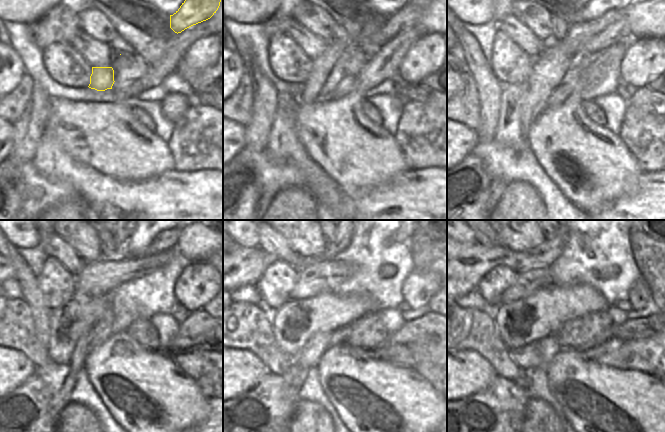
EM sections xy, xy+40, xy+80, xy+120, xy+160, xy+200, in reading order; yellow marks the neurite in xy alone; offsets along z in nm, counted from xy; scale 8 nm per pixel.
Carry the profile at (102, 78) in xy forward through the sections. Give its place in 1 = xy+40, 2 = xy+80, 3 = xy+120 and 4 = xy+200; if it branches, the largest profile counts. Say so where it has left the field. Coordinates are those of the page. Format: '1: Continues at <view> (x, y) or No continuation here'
1: Continues at xy+40 (326, 72)
2: Continues at xy+80 (550, 67)
3: Continues at xy+120 (97, 281)
4: Continues at xy+200 (526, 283).

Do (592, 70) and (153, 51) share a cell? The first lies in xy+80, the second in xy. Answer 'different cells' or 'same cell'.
different cells

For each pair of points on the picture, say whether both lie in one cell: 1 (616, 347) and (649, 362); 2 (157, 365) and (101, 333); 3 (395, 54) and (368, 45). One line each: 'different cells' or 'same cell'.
1: same cell
2: different cells
3: different cells

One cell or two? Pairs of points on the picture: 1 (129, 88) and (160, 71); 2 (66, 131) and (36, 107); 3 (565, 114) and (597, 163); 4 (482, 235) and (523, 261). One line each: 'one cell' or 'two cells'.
1: two cells
2: two cells
3: one cell
4: two cells

